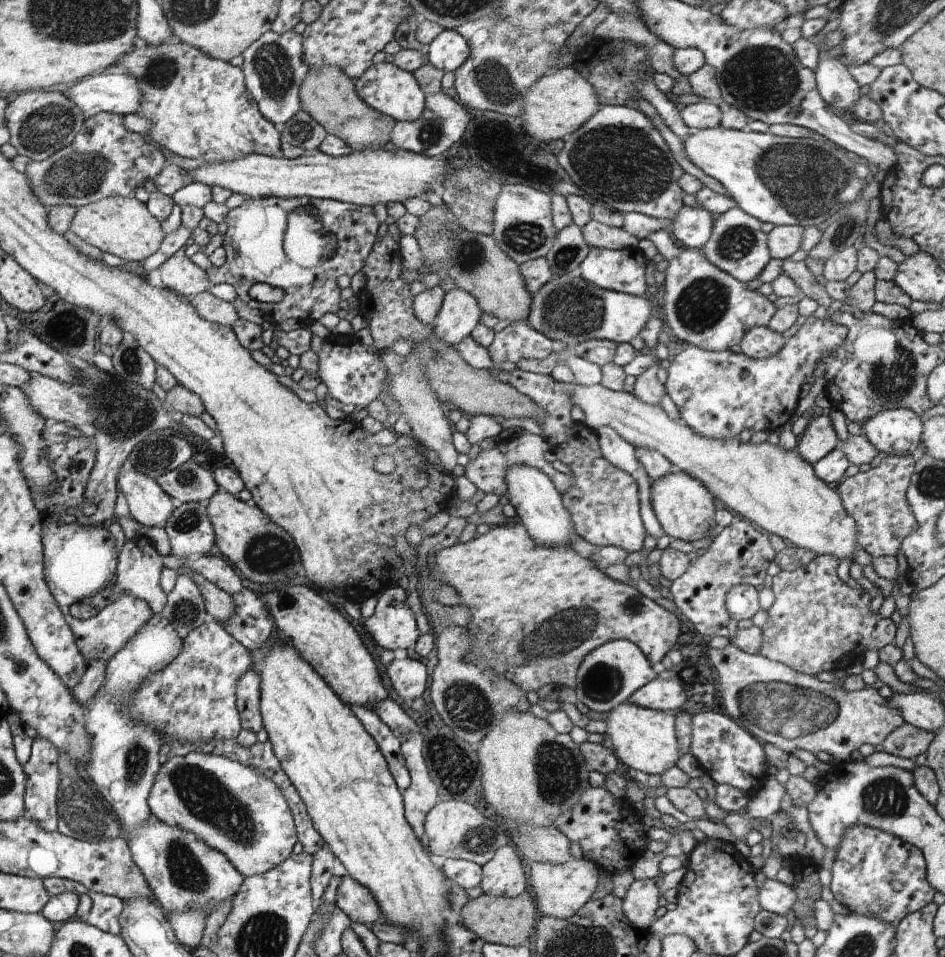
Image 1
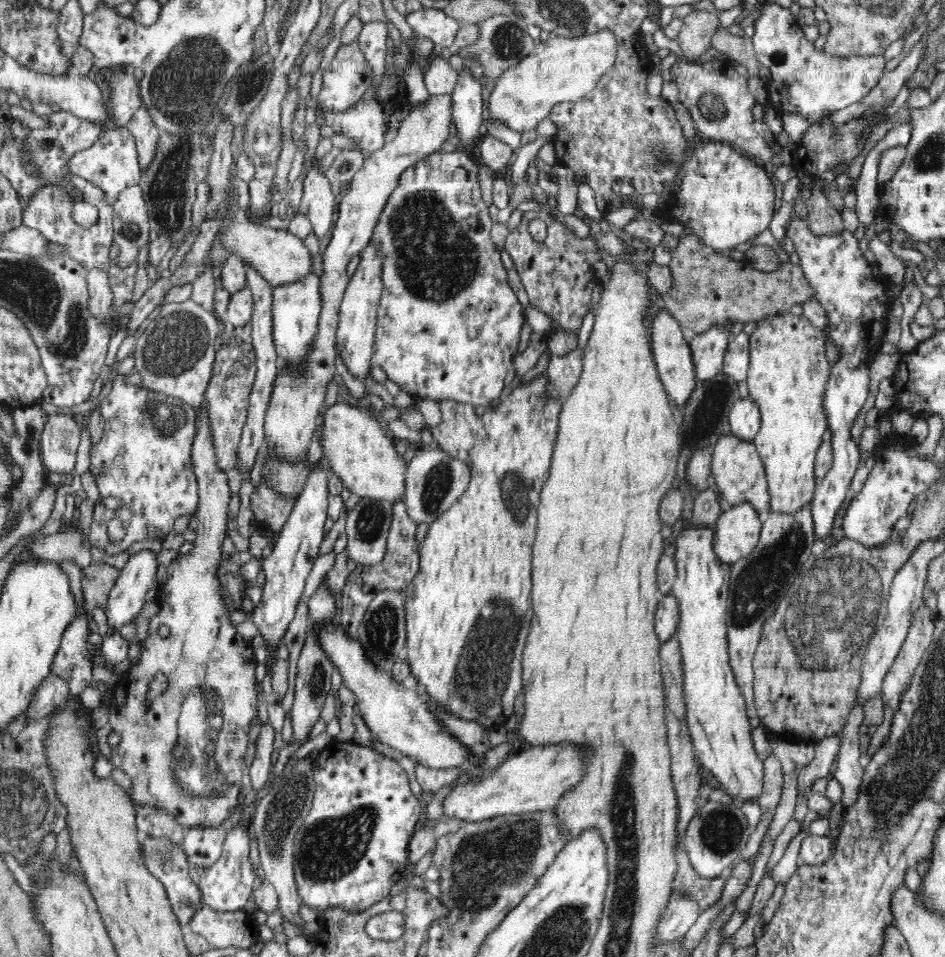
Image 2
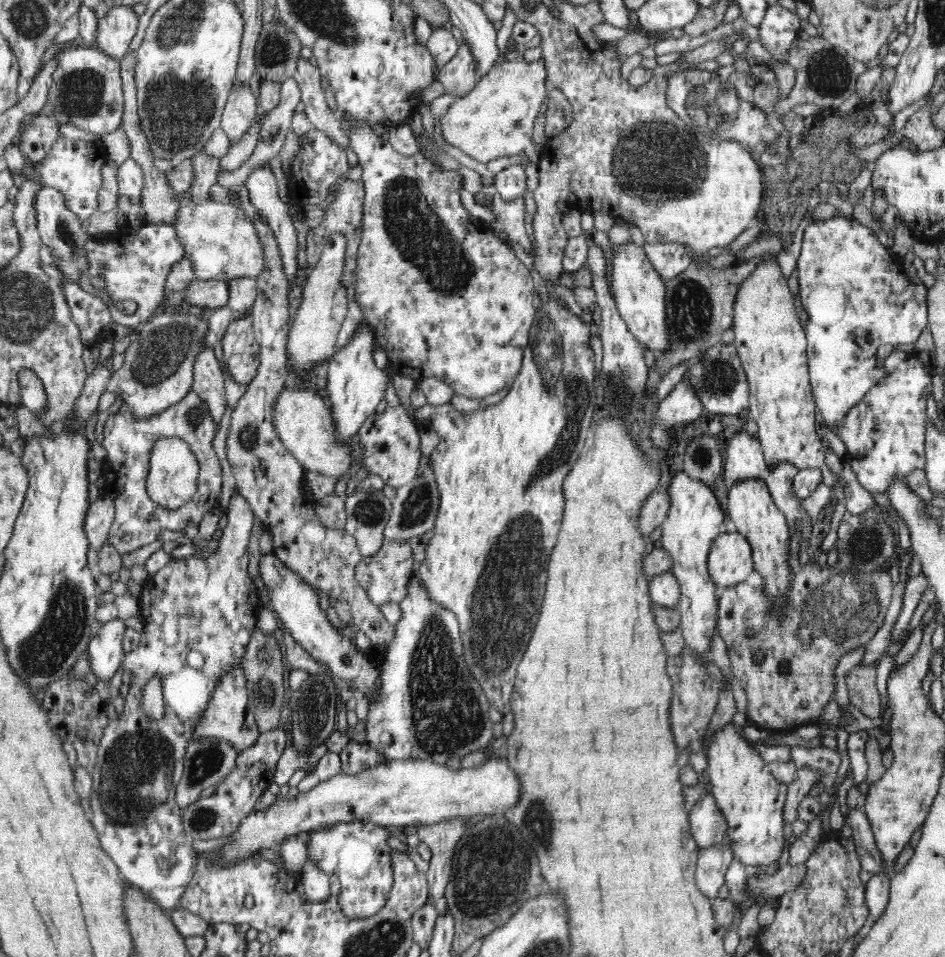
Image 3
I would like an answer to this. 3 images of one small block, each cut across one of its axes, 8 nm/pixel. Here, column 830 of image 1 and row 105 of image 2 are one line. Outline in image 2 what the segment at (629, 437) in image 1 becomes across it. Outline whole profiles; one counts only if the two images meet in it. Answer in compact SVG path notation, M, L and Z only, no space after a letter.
M610 30L578 37L551 35L540 41L532 52L497 78L488 99L488 119L500 121L517 133L536 129L560 102L574 102L586 96L615 62L615 35Z

